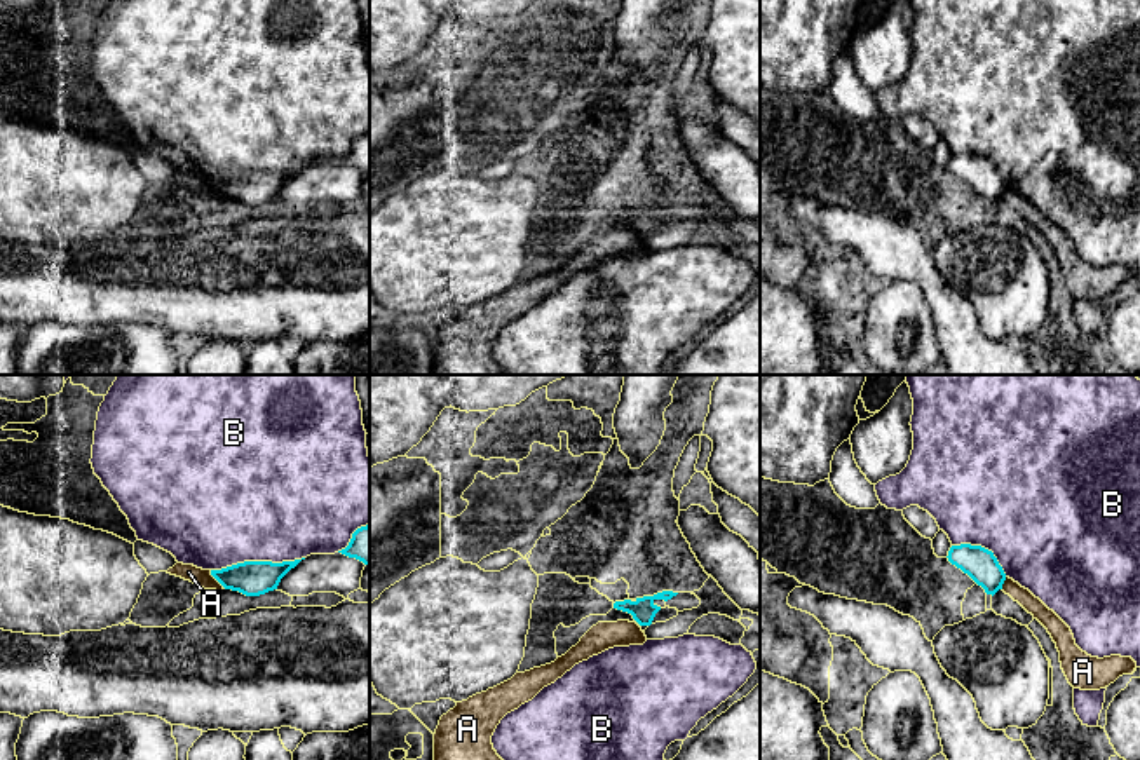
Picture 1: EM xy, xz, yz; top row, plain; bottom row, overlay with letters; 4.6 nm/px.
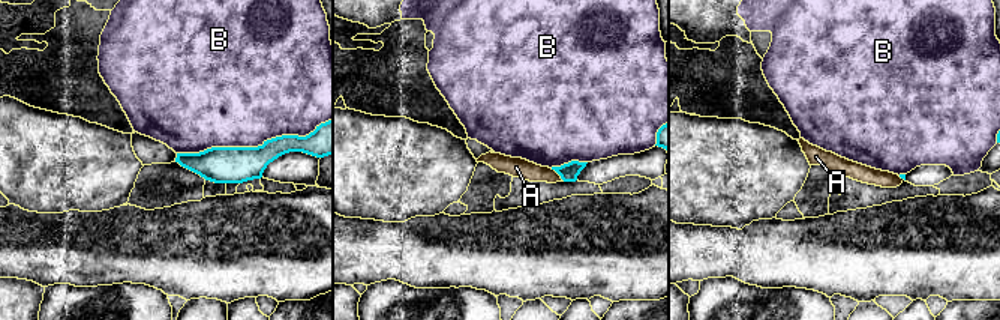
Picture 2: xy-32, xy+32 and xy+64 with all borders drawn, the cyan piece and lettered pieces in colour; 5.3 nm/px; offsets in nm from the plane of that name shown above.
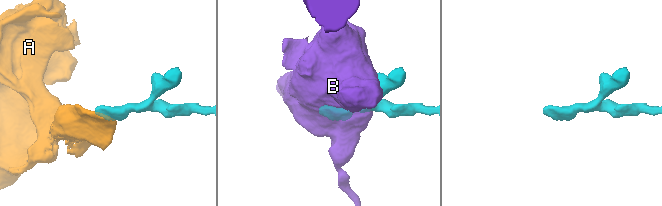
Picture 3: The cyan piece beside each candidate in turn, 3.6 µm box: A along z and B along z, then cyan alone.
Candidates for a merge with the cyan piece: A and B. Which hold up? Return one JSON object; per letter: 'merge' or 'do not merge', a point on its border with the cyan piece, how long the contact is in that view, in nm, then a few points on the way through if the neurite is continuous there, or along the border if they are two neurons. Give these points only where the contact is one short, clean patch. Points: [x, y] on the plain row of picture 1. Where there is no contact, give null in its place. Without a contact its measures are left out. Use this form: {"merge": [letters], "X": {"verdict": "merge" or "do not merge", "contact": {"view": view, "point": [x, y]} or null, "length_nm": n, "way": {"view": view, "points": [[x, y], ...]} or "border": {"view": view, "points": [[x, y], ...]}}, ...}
{"merge": ["A"], "A": {"verdict": "merge", "contact": {"view": "xy", "point": [217, 189]}, "length_nm": 120, "way": {"view": "xy", "points": [[251, 187], [217, 189], [204, 189], [189, 182]]}}, "B": {"verdict": "do not merge", "contact": {"view": "xy", "point": [257, 171]}, "length_nm": 440}}

